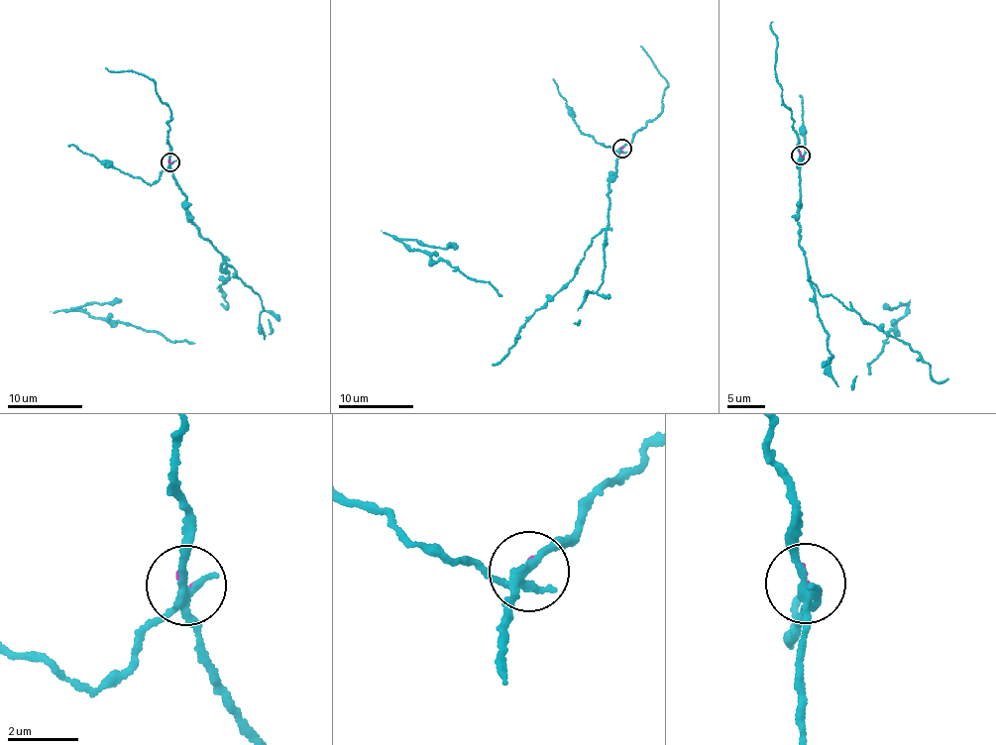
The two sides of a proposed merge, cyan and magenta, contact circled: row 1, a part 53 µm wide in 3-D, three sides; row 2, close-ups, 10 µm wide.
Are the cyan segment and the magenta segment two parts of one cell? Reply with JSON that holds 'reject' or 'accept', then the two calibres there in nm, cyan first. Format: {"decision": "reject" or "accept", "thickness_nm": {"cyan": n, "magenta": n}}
{"decision": "reject", "thickness_nm": {"cyan": 200, "magenta": 80}}

